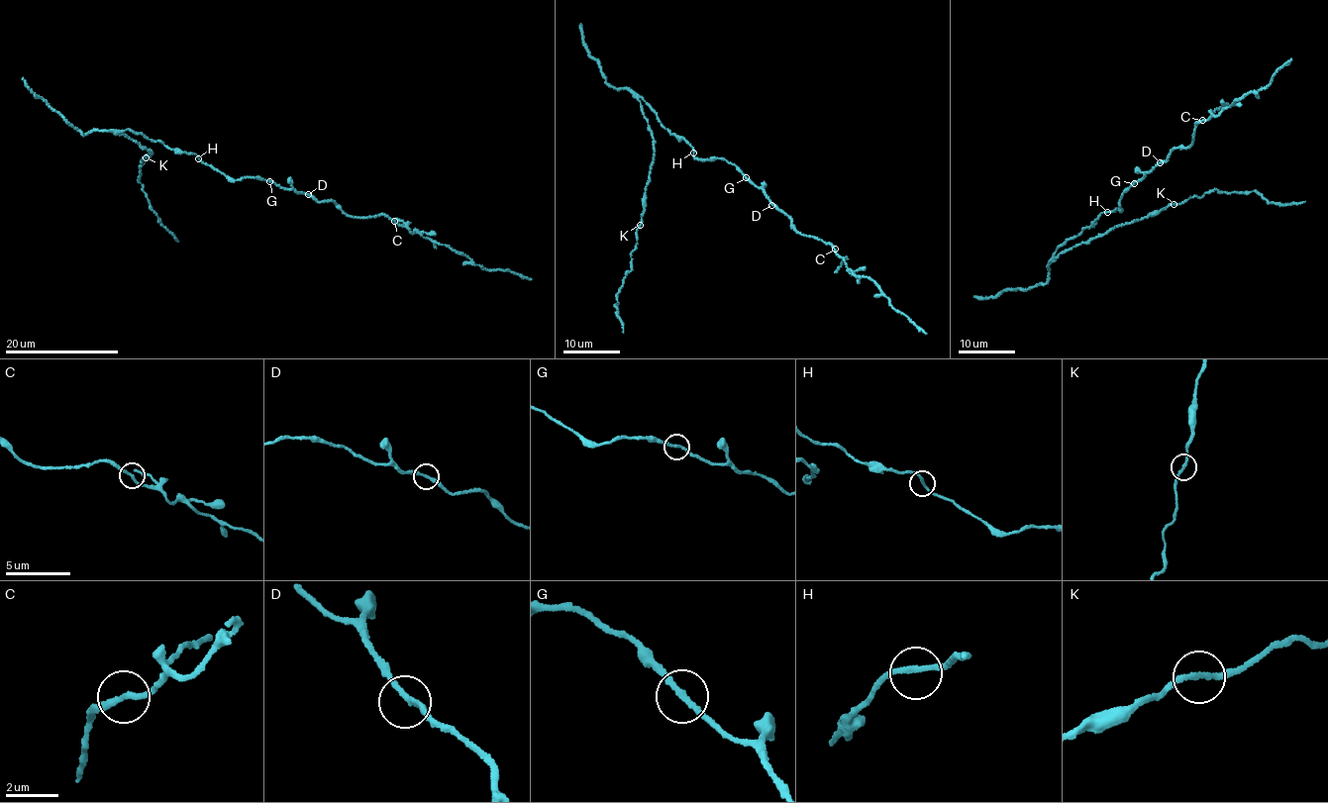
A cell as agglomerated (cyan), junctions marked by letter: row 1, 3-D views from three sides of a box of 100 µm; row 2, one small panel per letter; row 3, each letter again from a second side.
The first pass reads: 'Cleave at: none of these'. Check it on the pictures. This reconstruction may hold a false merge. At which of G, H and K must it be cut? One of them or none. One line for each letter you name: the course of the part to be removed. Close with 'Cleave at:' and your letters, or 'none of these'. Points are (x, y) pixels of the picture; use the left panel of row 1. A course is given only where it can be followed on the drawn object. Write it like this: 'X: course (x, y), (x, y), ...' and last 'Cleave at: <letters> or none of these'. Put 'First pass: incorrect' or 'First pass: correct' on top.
First pass: incorrect
G: course (270, 182), (324, 202), (334, 202), (355, 217), (379, 214), (466, 256), (482, 268), (507, 270), (532, 279)
Cleave at: G

